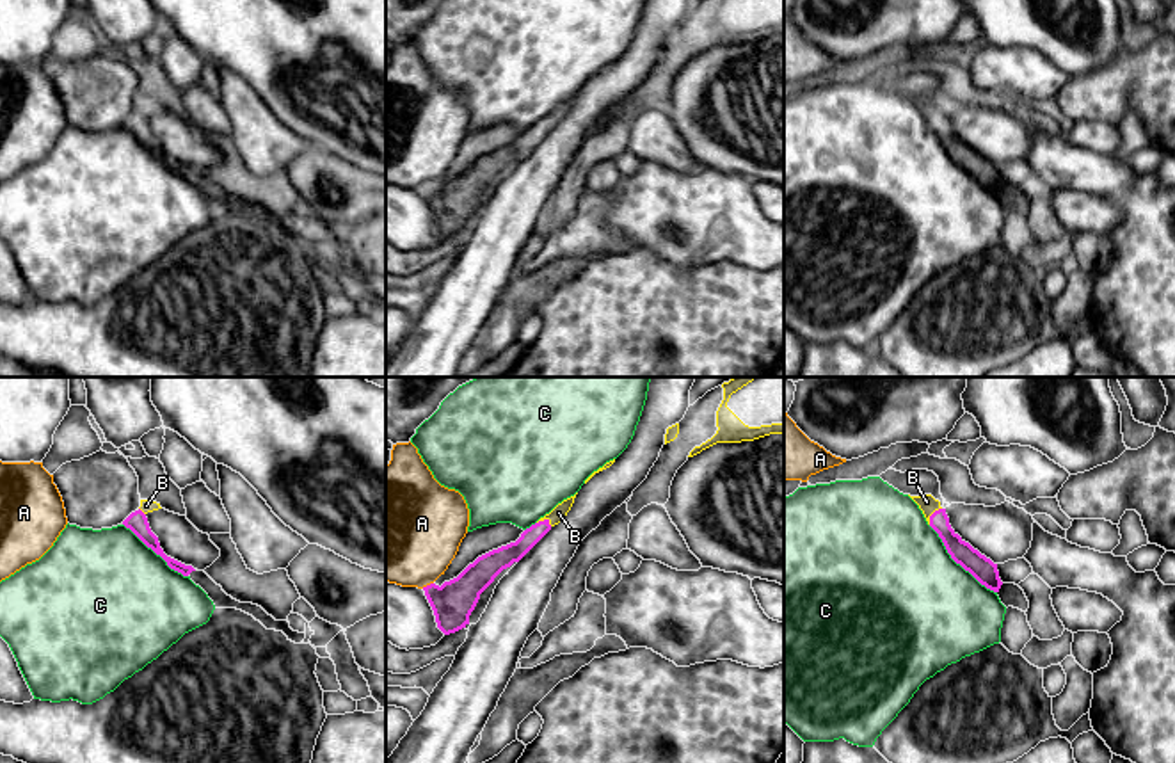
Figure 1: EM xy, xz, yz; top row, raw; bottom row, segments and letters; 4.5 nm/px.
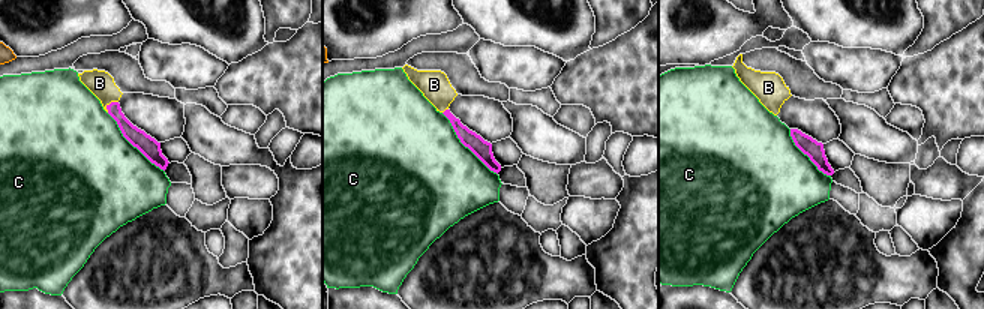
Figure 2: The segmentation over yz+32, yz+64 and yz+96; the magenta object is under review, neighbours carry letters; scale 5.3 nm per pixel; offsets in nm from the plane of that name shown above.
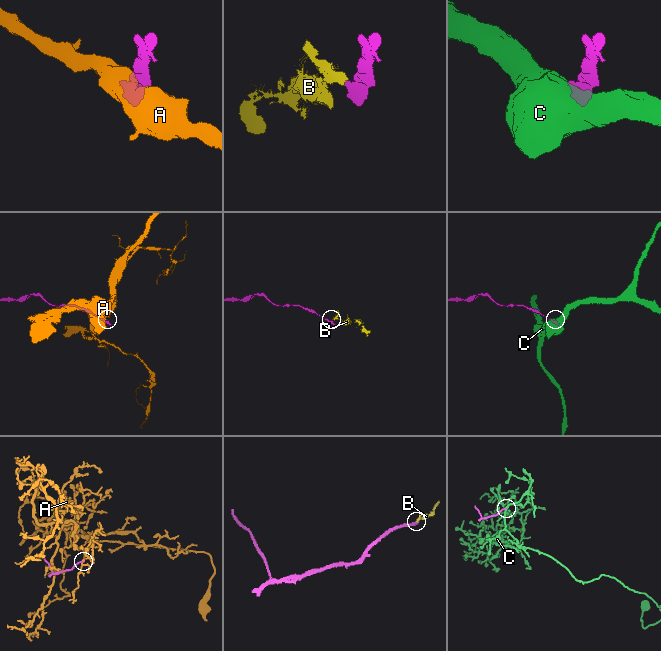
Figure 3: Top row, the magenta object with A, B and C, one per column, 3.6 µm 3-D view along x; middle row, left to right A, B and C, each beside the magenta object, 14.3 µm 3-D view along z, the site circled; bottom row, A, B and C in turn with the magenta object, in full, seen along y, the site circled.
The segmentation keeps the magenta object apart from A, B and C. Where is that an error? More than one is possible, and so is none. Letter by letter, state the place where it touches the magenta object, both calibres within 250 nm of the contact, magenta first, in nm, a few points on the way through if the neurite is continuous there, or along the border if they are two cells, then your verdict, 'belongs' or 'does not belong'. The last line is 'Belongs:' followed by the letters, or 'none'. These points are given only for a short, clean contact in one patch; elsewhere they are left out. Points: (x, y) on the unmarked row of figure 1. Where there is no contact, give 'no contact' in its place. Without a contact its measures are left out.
A: xz (427, 187) | 190/460 nm | along xz (432, 184), (422, 189) | does not belong
B: yz (932, 116) | 100/80 nm | across yz (964, 155), (932, 116), (927, 104) | belongs
C: yz (959, 164) | 110/480 nm | does not belong
Belongs: B

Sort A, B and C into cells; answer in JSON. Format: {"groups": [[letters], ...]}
{"groups": [["A"], ["B"], ["C"]]}

